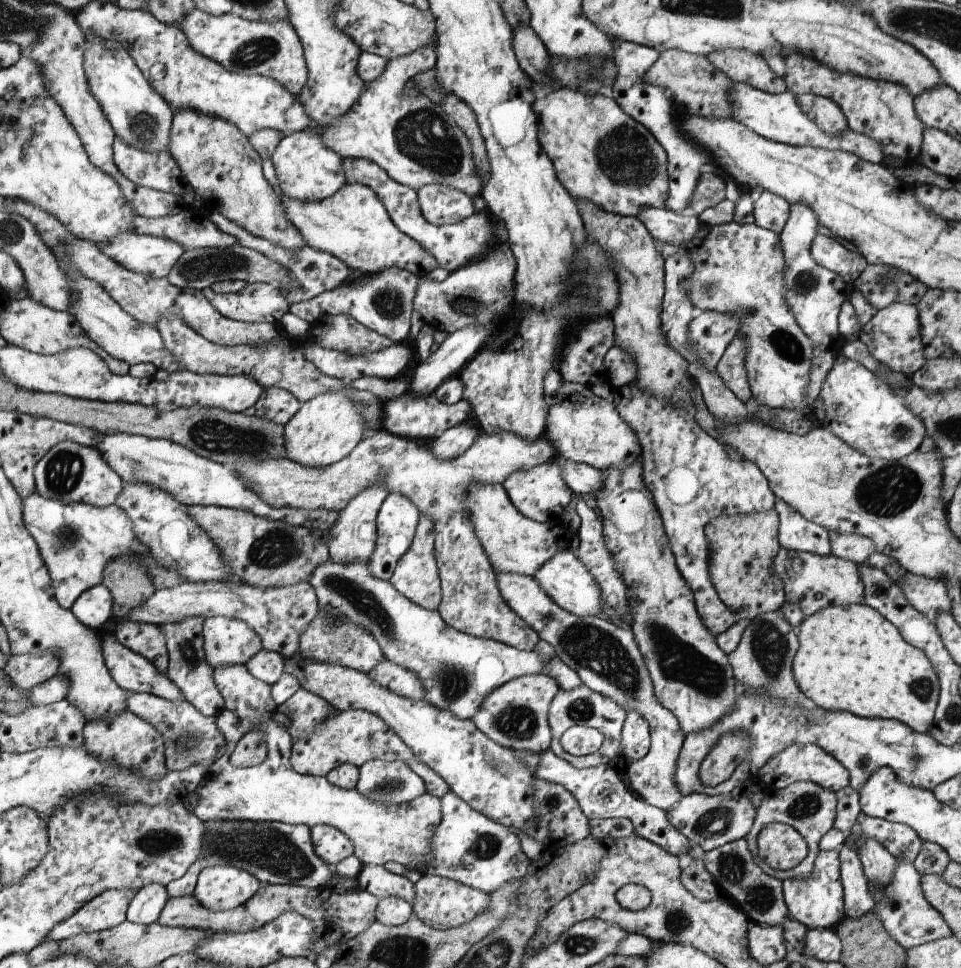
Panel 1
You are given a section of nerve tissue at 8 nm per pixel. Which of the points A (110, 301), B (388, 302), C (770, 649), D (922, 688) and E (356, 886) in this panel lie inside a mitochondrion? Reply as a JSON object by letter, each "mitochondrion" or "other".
{"A":"other","B":"mitochondrion","C":"mitochondrion","D":"mitochondrion","E":"other"}

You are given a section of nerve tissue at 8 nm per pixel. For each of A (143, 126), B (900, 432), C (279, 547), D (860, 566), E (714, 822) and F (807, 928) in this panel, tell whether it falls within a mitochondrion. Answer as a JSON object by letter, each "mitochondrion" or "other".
{"A":"mitochondrion","B":"mitochondrion","C":"mitochondrion","D":"other","E":"mitochondrion","F":"other"}

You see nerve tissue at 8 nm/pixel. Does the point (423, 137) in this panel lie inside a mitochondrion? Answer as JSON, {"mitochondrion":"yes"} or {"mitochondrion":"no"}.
{"mitochondrion":"yes"}

